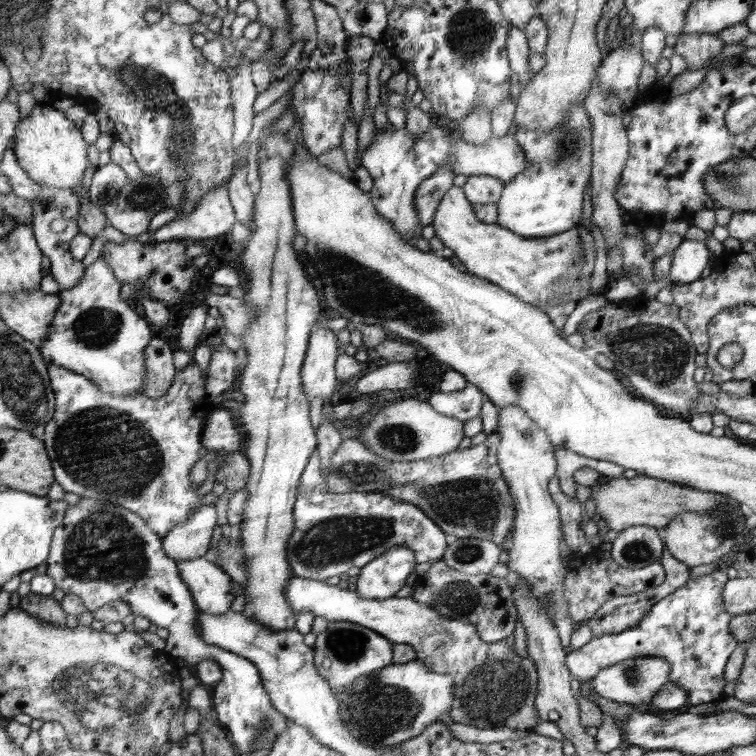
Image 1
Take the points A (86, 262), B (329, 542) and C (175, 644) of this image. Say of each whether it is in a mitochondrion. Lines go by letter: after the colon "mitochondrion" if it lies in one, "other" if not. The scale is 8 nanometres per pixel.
A: other
B: mitochondrion
C: other

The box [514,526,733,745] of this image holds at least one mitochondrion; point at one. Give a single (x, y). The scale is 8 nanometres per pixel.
(638, 551)

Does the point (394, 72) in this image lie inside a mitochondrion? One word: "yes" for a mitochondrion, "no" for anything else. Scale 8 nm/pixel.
no

